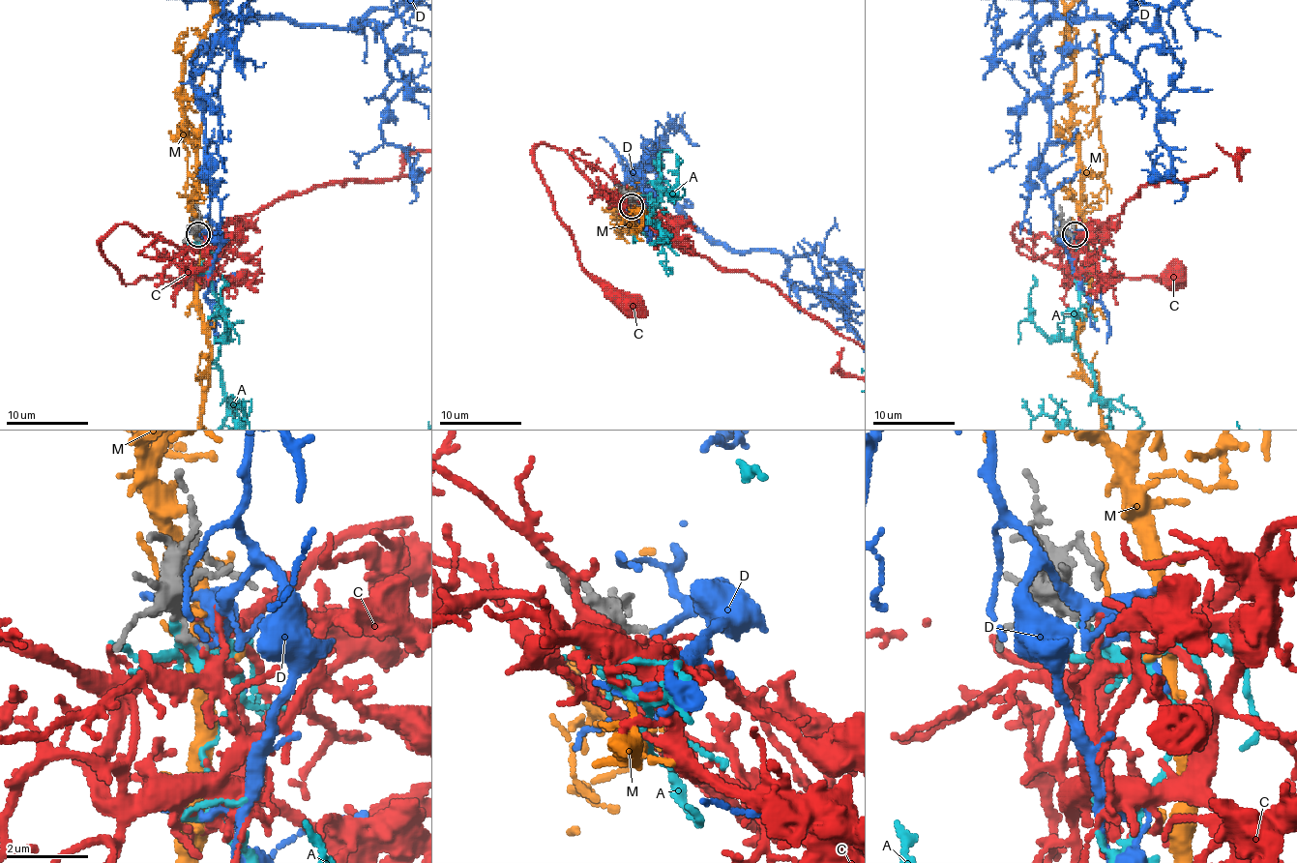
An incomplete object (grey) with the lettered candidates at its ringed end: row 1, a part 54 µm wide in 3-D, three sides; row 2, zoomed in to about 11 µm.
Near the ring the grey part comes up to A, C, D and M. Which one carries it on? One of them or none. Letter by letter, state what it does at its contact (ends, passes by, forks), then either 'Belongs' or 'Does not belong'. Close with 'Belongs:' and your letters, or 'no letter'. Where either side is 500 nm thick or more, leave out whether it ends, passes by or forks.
A: It forks there. Does not belong
C: It forks there. Does not belong
D: It ends there. Does not belong
M: It passes by. Belongs
Belongs: M

